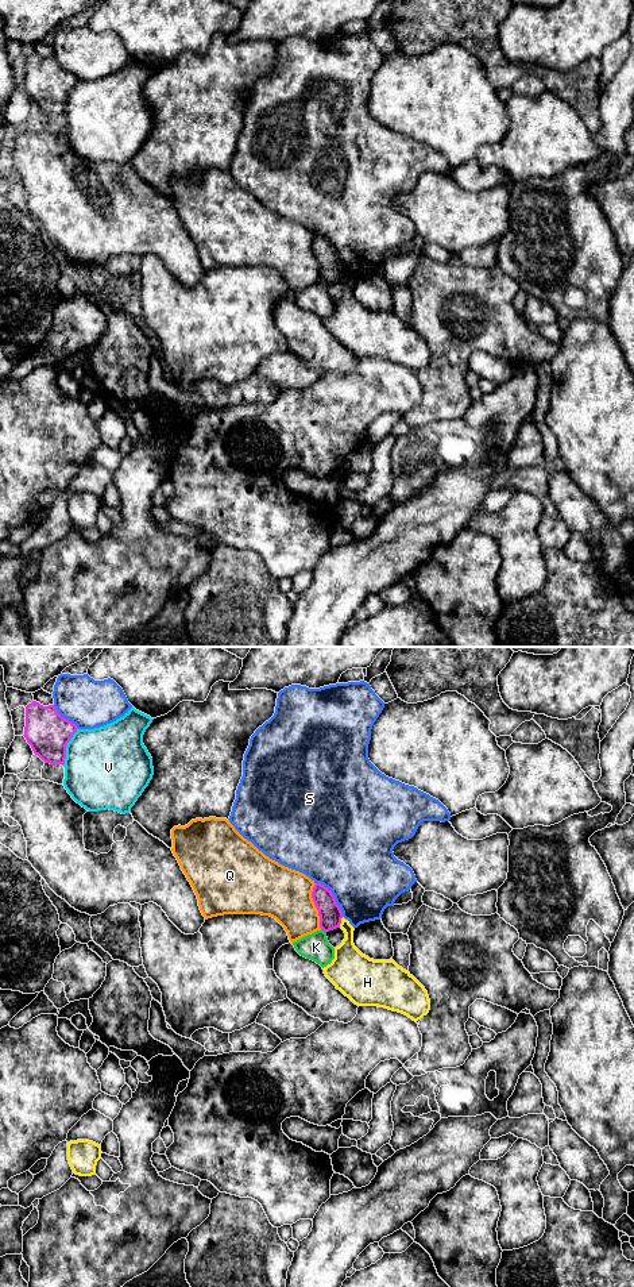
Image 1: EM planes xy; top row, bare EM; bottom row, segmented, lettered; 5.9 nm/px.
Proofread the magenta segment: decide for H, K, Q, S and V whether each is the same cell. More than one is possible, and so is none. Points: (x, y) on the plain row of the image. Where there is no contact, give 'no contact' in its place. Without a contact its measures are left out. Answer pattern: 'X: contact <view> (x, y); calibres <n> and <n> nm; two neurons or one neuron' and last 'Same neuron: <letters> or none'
H: contact xy (340, 274); calibres 140 and 190 nm; two neurons
K: contact xy (324, 282); calibres 140 and 160 nm; two neurons
Q: contact xy (316, 258); calibres 140 and 320 nm; two neurons
S: contact xy (333, 249); calibres 140 and 460 nm; two neurons
V: contact xy (65, 99); calibres 260 and 440 nm; two neurons
Same neuron: none

